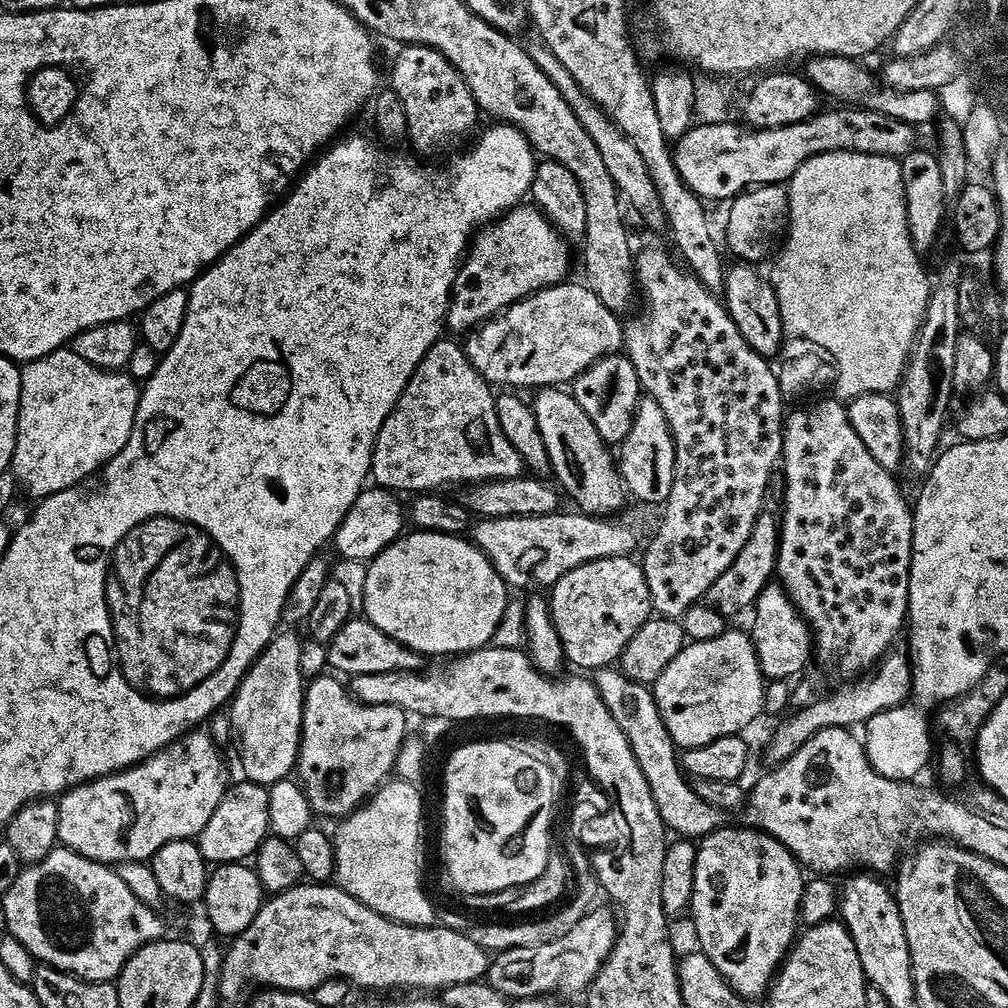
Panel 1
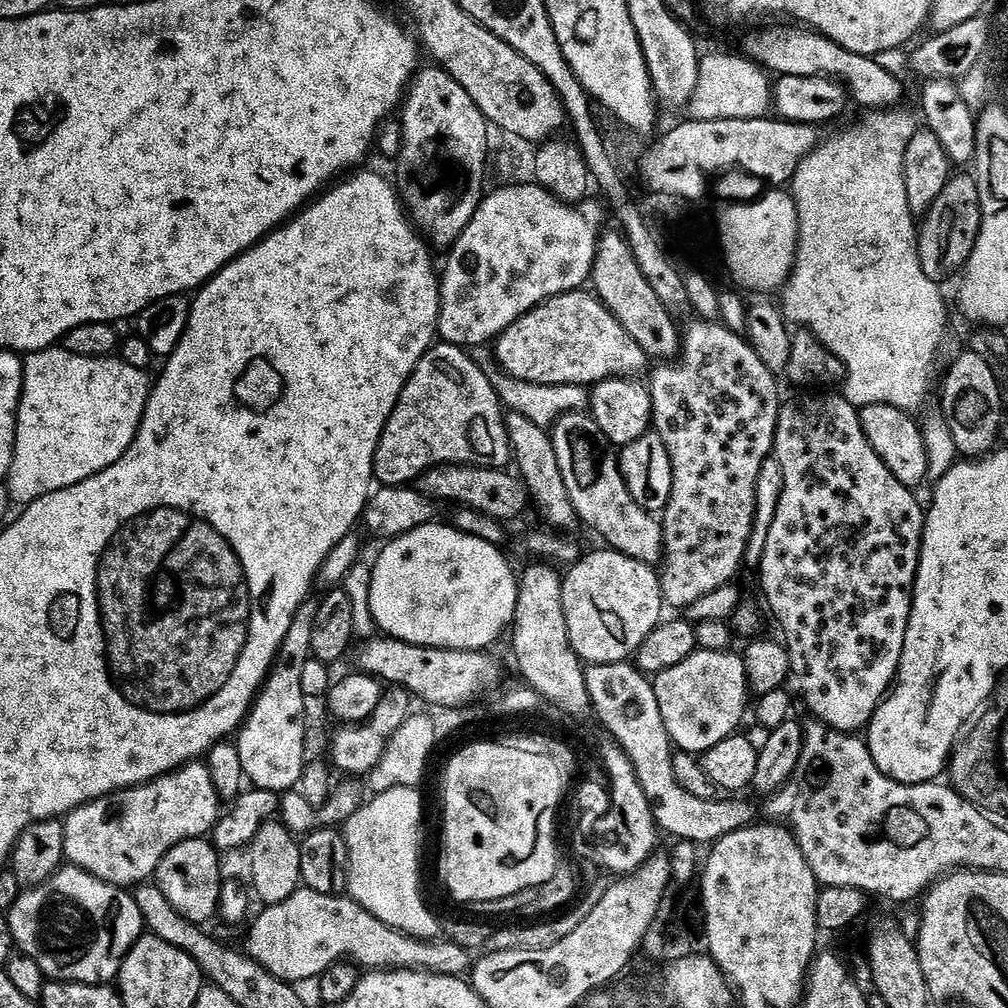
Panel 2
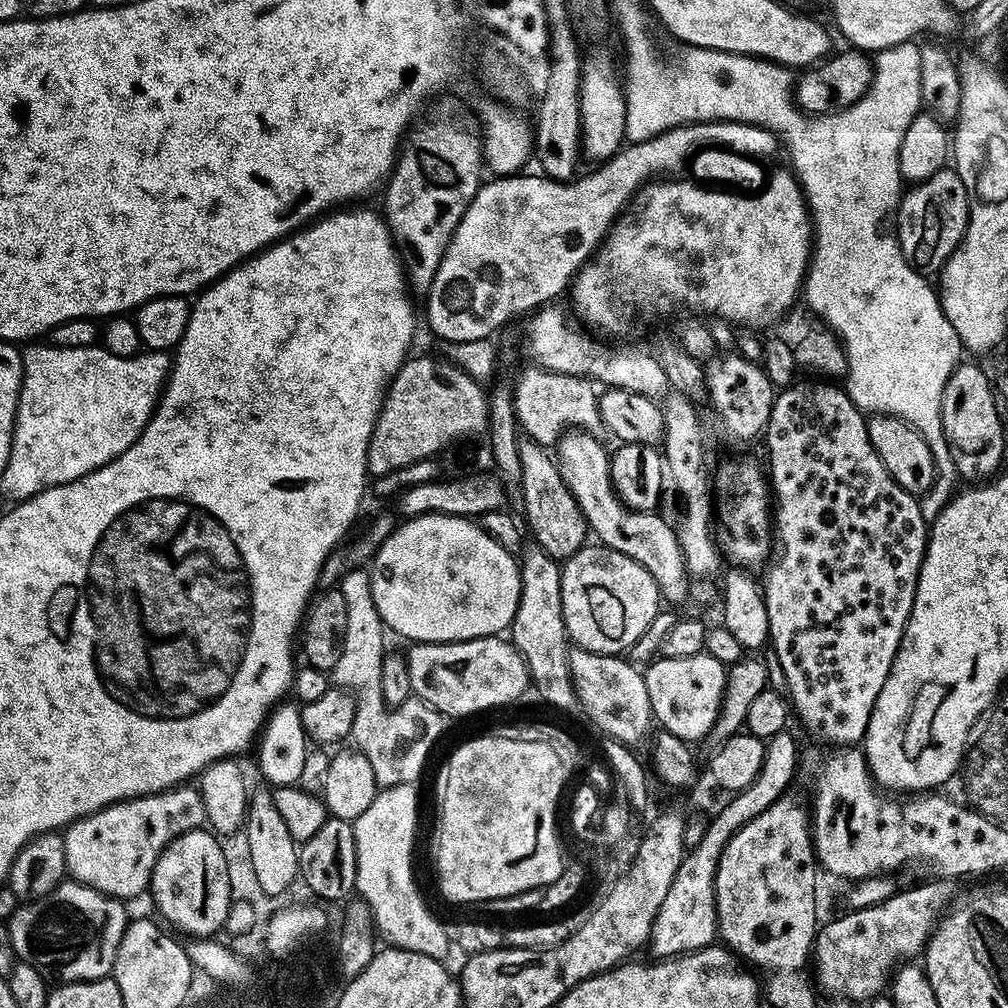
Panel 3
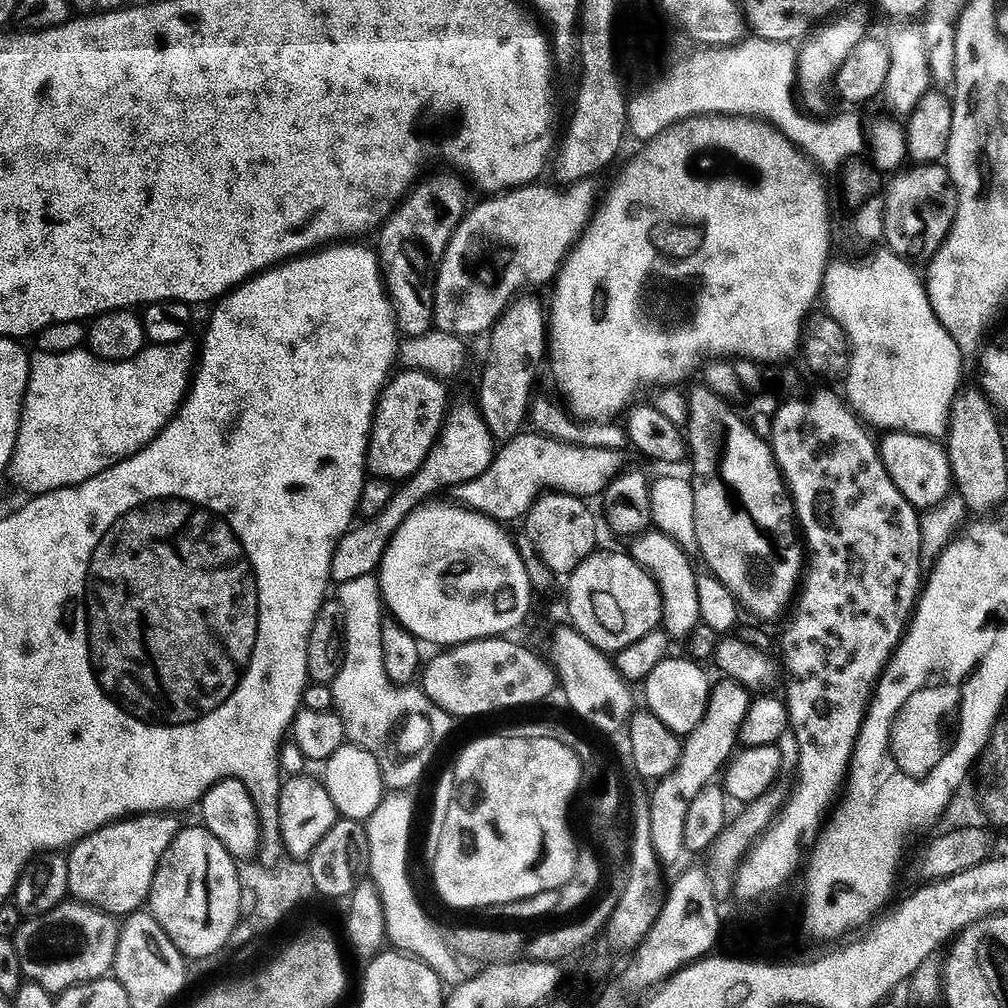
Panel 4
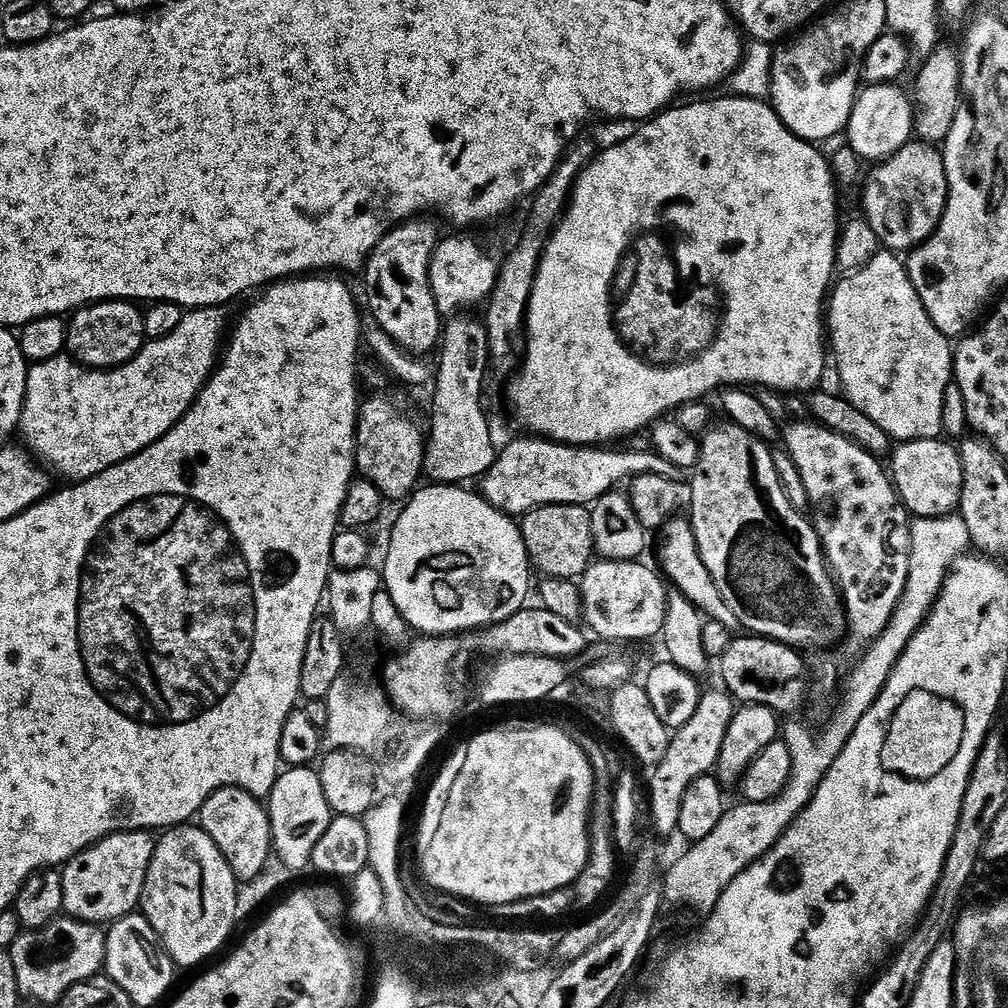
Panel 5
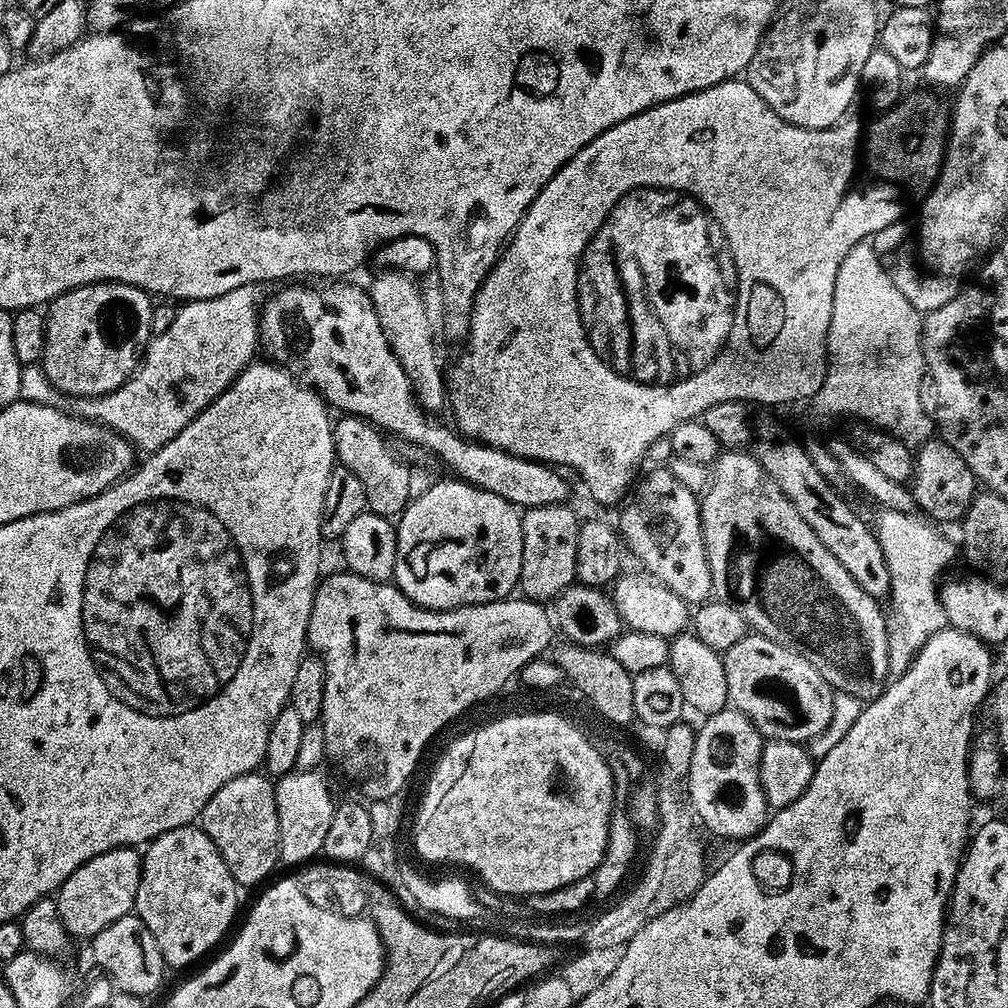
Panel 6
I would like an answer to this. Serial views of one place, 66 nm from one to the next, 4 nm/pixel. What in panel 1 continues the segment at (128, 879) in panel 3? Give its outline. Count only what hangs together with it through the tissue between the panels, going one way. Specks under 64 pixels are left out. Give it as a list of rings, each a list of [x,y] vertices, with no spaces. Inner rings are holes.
[[[193,730],[157,756],[151,756],[136,767],[71,788],[59,797],[60,844],[72,852],[82,854],[82,858],[90,858],[99,864],[119,866],[150,862],[156,857],[158,850],[162,850],[162,846],[170,842],[195,841],[200,832],[206,830],[206,822],[214,818],[214,810],[218,810],[218,806],[224,801],[229,787],[228,768],[220,757],[219,746],[204,730]]]

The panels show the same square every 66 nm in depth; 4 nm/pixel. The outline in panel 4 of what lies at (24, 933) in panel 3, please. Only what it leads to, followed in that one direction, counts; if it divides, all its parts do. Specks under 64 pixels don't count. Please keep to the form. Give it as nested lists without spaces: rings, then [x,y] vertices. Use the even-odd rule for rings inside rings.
[[[65,902],[45,916],[25,919],[14,939],[27,979],[42,986],[42,990],[59,994],[75,984],[105,979],[113,971],[119,937],[117,917],[100,912],[89,904]]]

